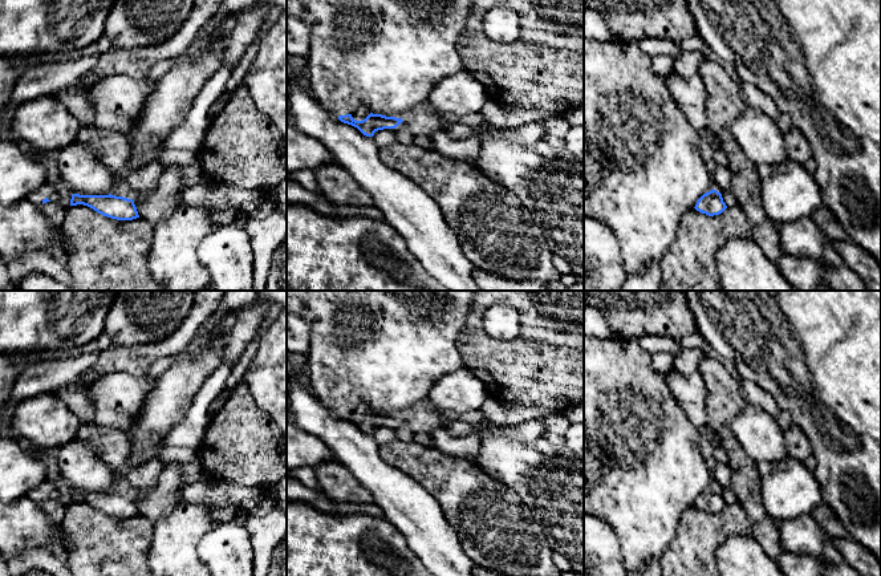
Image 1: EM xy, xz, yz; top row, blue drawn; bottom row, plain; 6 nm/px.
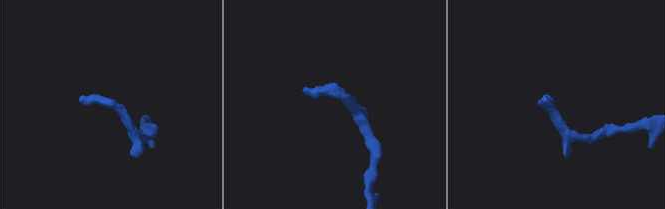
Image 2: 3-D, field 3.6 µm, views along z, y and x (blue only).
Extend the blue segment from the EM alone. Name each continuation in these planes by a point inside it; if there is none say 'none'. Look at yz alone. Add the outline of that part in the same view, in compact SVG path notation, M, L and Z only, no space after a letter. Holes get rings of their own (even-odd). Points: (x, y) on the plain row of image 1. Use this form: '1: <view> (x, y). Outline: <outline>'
1: yz (642, 463). Outline: M584 336L584 514L593 515L606 522L617 535L620 552L628 572L641 571L651 559L661 560L667 547L671 544L682 514L693 507L698 496L711 488L712 474L701 451L701 439L698 427L695 427L679 403L669 390L666 376L674 370L682 376L690 376L698 372L699 361L703 356L702 349L685 349L674 358L665 370L651 368L651 354L642 349L640 344L625 338L602 340Z

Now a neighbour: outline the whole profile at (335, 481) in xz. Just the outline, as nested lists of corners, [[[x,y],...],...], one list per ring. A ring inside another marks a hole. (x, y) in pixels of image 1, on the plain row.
[[[332,461],[313,467],[318,488],[337,502],[373,503],[373,496],[340,462]]]

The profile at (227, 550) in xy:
[[[216,522],[200,539],[198,556],[207,565],[210,576],[255,576],[255,553],[251,535],[245,526],[236,522]]]

